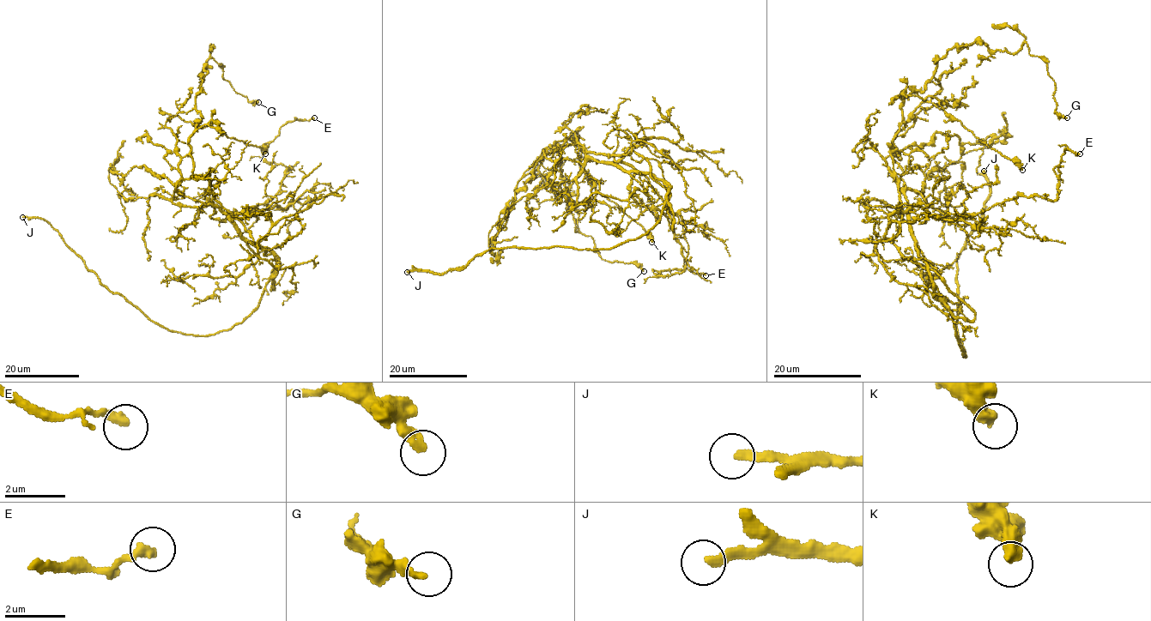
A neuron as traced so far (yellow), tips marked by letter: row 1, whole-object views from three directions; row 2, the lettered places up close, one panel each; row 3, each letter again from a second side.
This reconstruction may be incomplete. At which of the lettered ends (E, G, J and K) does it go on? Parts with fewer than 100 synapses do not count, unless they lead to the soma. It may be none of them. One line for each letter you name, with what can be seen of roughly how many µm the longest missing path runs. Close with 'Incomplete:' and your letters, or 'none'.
J: missing 10 µm
Incomplete: J

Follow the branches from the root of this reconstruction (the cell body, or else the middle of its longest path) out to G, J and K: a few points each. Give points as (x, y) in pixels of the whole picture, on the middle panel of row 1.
G: (637, 173), (577, 143), (550, 145), (563, 159), (555, 165), (569, 181), (574, 231), (603, 259), (644, 271)
J: (637, 173), (660, 179), (668, 192), (660, 220), (645, 235), (599, 250), (492, 247), (442, 274), (407, 272)
K: (637, 173), (596, 162), (577, 143), (550, 145), (577, 140), (580, 169), (594, 187), (651, 242)

